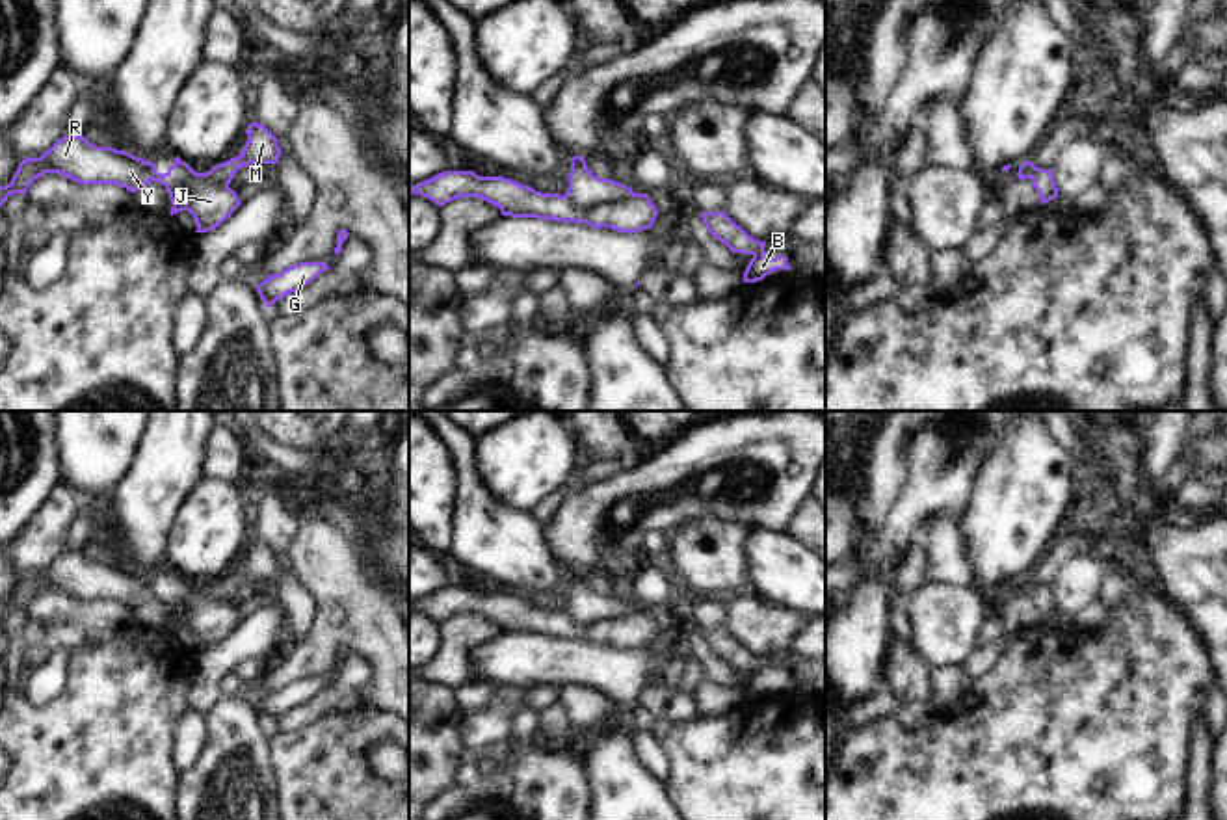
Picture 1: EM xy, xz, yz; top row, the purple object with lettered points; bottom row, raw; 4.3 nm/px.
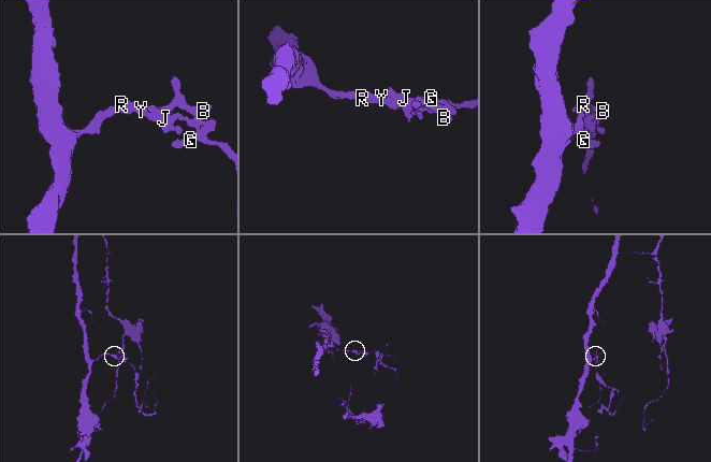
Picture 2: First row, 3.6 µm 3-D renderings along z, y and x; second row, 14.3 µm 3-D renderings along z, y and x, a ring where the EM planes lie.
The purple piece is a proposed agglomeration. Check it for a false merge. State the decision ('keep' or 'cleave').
cleave

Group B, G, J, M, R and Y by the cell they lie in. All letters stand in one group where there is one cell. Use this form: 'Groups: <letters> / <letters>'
Groups: B G M R Y / J.

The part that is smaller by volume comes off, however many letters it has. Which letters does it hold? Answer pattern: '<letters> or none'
J

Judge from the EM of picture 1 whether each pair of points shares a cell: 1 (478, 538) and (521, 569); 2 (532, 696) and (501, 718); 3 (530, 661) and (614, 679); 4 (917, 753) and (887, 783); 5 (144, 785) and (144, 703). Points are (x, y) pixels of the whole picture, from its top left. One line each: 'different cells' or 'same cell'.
1: same cell
2: same cell
3: same cell
4: same cell
5: same cell

